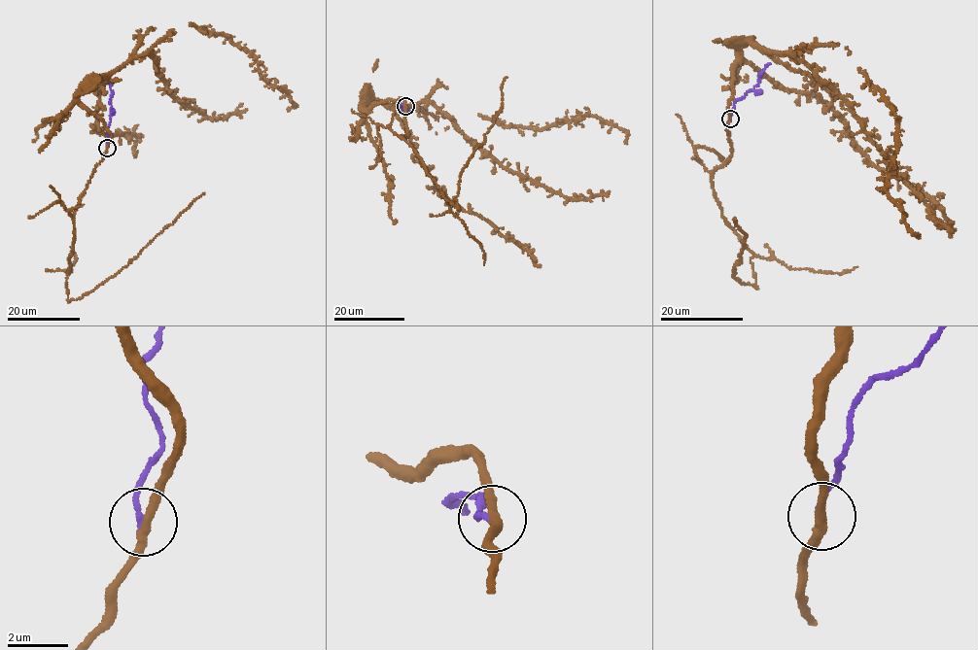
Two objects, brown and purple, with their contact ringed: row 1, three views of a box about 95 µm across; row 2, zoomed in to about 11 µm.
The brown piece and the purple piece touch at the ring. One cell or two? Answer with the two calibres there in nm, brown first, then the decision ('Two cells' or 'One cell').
Thickness 280 nm (brown) against 180 nm. Two cells

